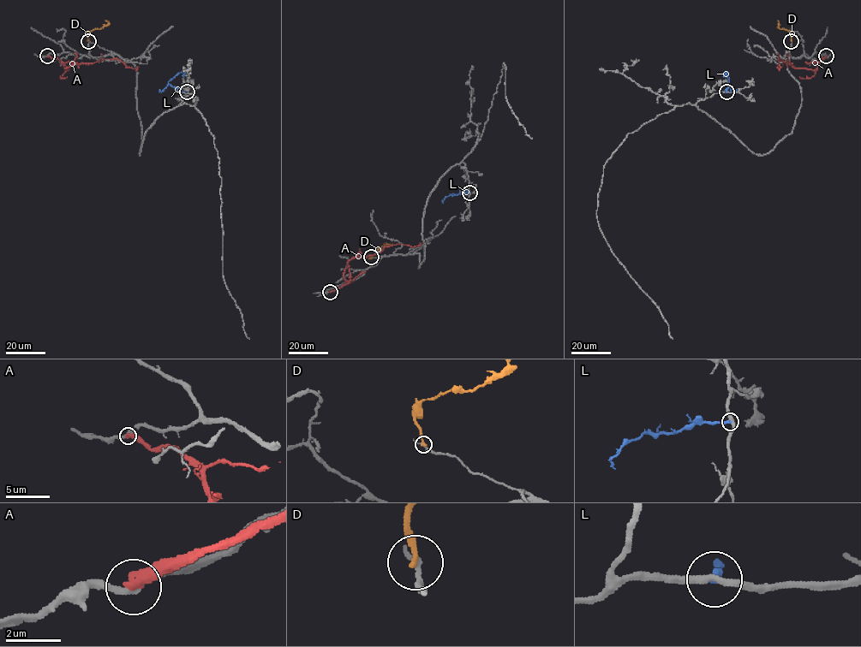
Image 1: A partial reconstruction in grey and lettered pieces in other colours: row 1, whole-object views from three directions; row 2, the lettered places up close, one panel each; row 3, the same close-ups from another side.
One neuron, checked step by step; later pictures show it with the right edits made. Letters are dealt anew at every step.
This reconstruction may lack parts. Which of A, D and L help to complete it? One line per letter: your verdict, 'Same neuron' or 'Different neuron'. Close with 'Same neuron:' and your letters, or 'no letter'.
A: Different neuron
D: Different neuron
L: Different neuron
Same neuron: no letter

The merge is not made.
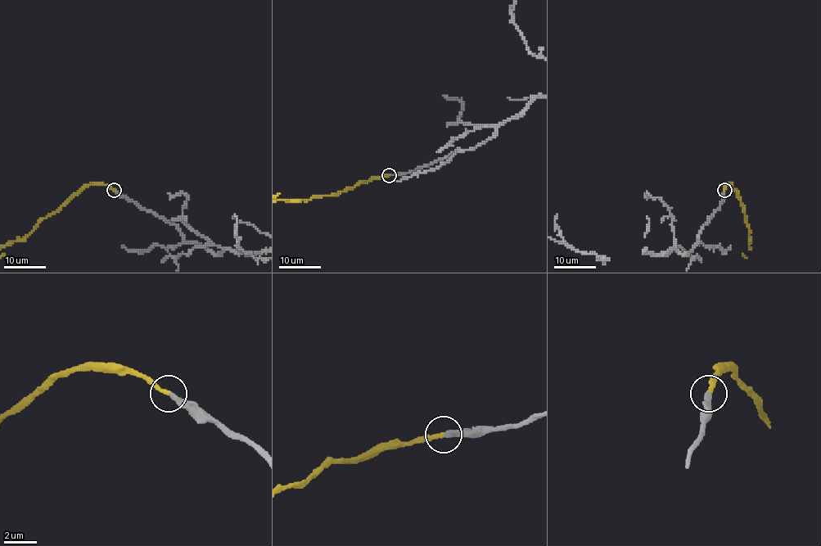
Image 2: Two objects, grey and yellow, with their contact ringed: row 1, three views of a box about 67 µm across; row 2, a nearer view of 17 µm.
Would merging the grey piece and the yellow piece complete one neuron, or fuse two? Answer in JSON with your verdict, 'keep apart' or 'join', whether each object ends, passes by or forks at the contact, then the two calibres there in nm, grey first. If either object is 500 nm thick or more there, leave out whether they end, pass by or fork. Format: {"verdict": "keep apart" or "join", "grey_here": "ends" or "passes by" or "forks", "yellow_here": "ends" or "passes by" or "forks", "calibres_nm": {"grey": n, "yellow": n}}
{"verdict": "join", "grey_here": "ends", "yellow_here": "ends", "calibres_nm": {"grey": 320, "yellow": 260}}

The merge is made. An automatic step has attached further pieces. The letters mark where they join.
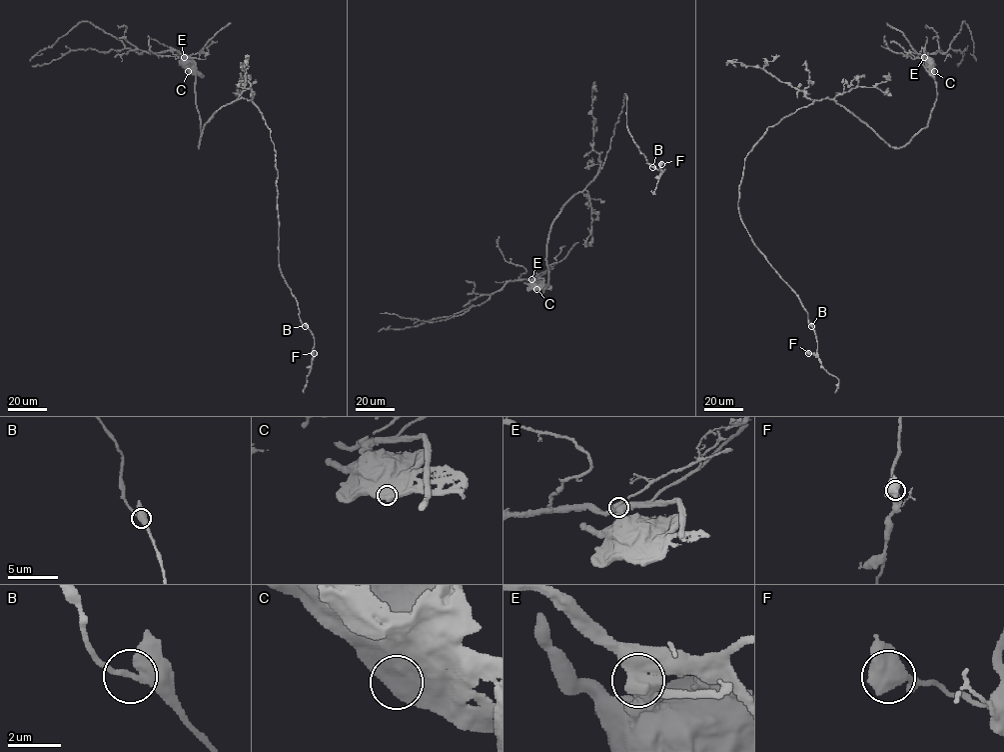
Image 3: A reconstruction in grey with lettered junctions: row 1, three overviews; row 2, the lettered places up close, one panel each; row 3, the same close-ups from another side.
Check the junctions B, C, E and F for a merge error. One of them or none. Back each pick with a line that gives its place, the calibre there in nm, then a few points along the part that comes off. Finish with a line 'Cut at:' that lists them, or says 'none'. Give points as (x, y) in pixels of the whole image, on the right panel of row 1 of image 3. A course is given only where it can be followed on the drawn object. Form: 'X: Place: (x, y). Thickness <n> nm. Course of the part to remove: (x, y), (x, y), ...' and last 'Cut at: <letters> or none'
E: Place: (924, 57). Thickness 700 nm. Course of the part to remove: (924, 57), (934, 77)
Cut at: E

